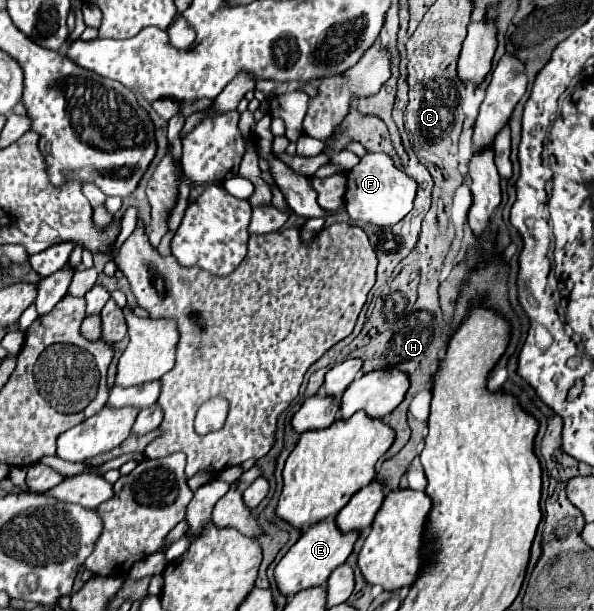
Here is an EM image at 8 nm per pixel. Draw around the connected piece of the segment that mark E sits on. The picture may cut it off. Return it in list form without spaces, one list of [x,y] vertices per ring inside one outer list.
[[[335,519],[319,521],[315,523],[315,527],[309,527],[307,531],[303,531],[301,539],[287,551],[287,555],[275,567],[275,581],[279,585],[279,591],[283,595],[291,595],[291,593],[295,595],[303,589],[323,585],[329,579],[331,571],[347,561],[347,557],[355,547],[357,537],[359,537],[359,531],[351,531],[351,533],[339,531],[339,527],[335,525]]]

